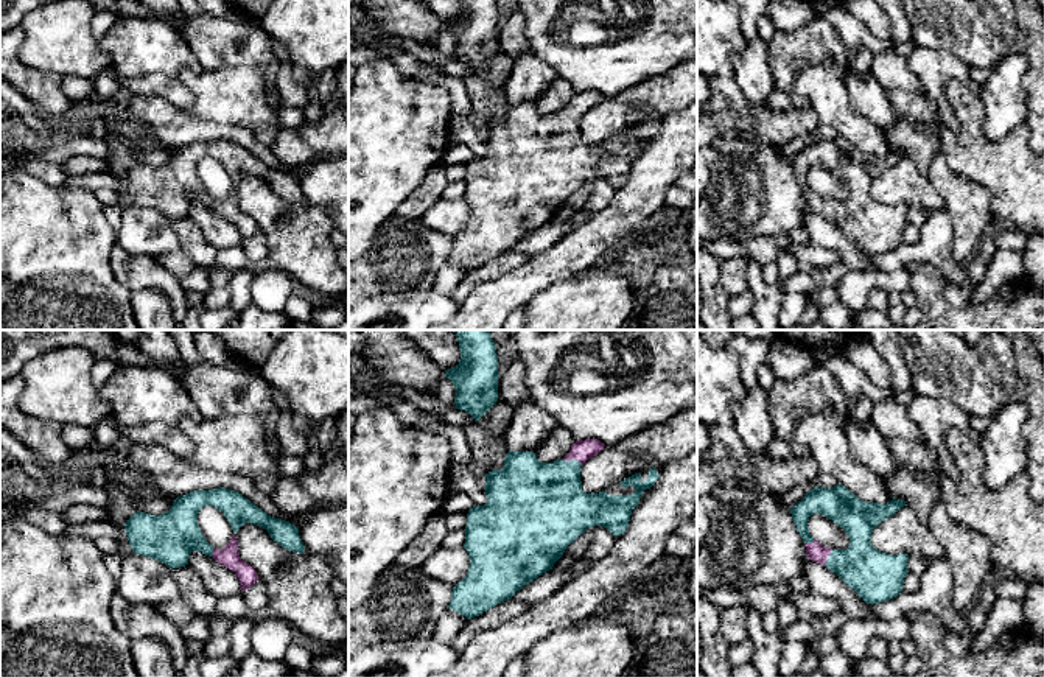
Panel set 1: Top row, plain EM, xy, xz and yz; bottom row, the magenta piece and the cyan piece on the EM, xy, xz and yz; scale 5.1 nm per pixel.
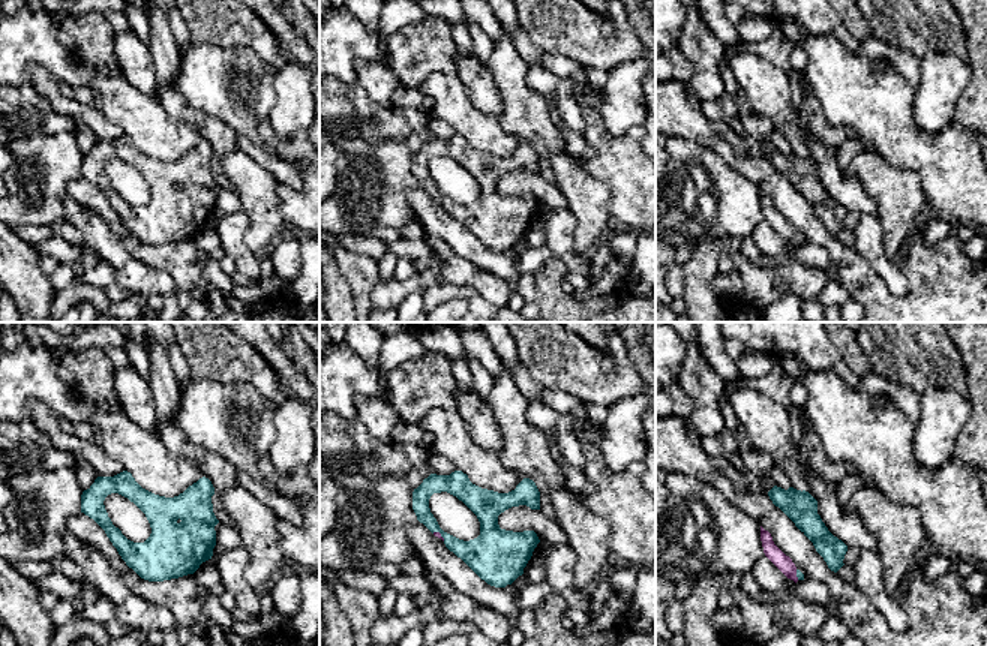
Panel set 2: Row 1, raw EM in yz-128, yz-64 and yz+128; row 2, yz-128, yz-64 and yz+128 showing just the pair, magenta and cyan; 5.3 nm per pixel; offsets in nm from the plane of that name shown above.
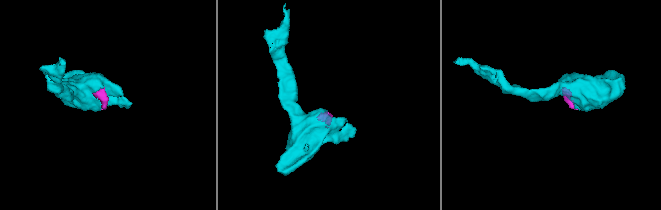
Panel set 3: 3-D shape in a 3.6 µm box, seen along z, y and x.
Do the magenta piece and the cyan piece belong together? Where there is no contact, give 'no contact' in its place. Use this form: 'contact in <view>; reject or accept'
contact in xz; accept

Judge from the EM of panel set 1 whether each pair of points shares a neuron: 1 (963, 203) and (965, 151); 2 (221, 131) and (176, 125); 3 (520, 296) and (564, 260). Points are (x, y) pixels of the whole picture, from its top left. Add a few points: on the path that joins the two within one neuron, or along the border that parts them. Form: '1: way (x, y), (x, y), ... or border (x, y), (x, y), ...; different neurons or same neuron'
1: border (940, 151), (956, 173), (982, 184), (993, 199); different neurons
2: way (210, 131), (187, 129); same neuron
3: way (531, 285), (553, 263); same neuron

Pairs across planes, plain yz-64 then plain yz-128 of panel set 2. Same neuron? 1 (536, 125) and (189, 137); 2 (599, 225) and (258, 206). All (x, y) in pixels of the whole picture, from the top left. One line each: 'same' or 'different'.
1: different
2: same

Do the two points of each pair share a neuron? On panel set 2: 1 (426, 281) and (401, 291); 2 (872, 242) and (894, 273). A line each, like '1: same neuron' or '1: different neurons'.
1: same neuron
2: same neuron

